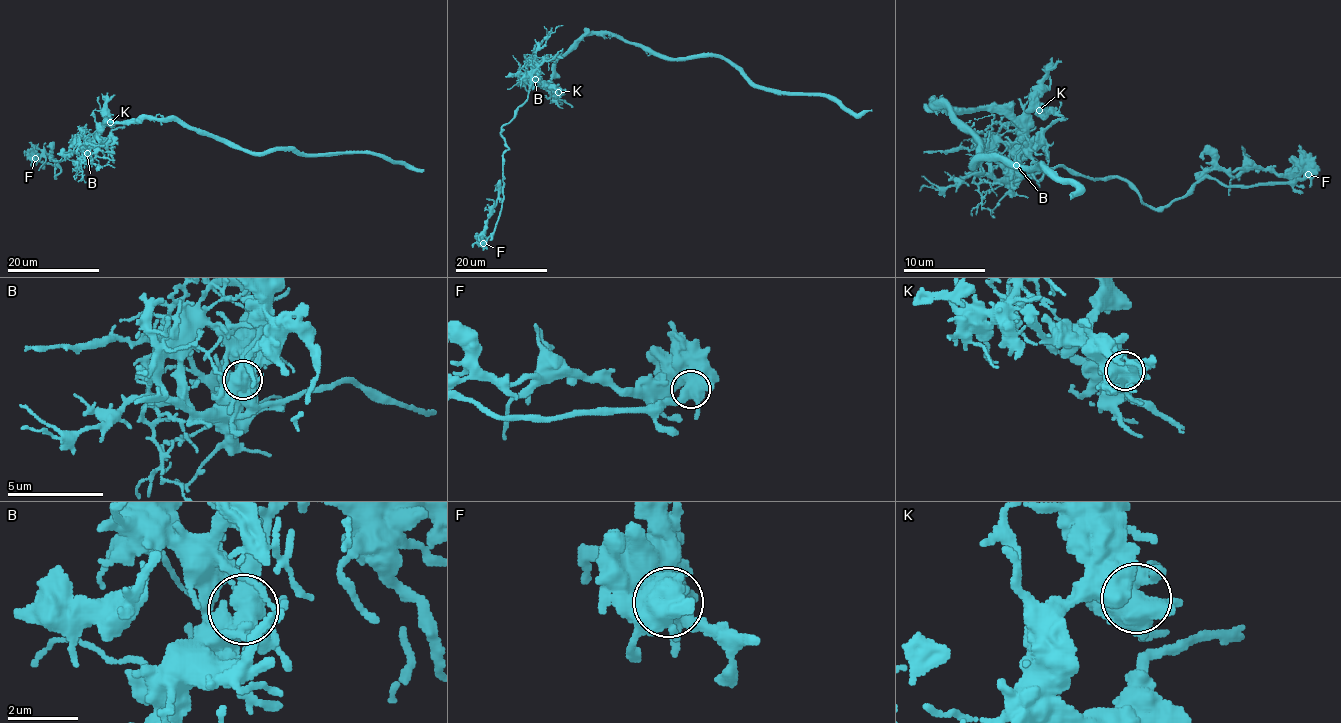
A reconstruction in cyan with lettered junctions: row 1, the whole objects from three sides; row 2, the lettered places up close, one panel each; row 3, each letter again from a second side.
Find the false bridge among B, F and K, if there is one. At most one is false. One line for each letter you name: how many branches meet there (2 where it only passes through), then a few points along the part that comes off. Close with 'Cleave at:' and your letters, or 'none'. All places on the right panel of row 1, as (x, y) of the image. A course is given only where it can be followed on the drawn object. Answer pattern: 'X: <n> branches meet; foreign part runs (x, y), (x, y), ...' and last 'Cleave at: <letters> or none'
B: 4 branches meet; foreign part runs (1016, 166), (1125, 180), (1156, 209), (1209, 170), (1314, 170)
Cleave at: B

